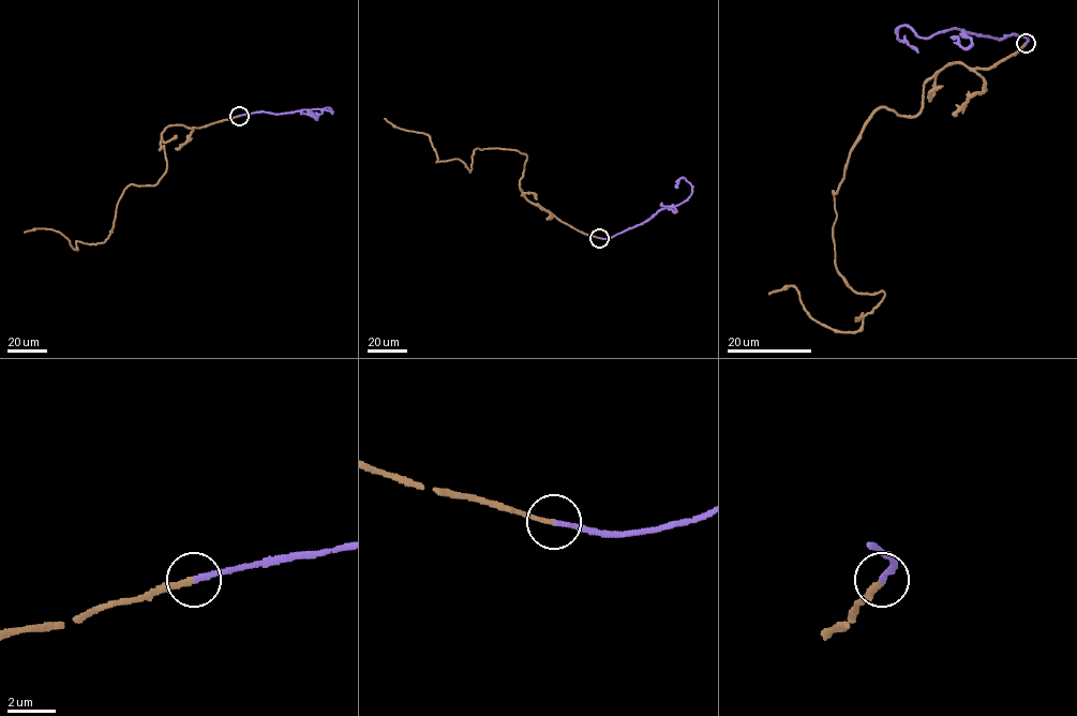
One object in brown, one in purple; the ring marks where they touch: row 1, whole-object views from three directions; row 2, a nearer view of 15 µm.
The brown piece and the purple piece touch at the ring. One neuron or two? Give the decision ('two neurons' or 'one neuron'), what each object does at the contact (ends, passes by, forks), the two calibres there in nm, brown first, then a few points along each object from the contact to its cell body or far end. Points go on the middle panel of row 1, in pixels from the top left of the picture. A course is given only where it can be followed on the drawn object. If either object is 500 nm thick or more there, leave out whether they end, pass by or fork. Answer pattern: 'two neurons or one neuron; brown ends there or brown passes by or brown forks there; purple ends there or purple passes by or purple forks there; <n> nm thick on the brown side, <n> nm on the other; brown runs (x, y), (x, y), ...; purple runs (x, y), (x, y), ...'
one neuron; brown ends there; purple ends there; 200 nm thick on the brown side, 200 nm on the other; brown runs (599, 238), (528, 200), (525, 154), (477, 148), (469, 172), (384, 118); purple runs (599, 238), (611, 238), (642, 224), (661, 209), (682, 203), (689, 196), (692, 185), (681, 178), (677, 188)

